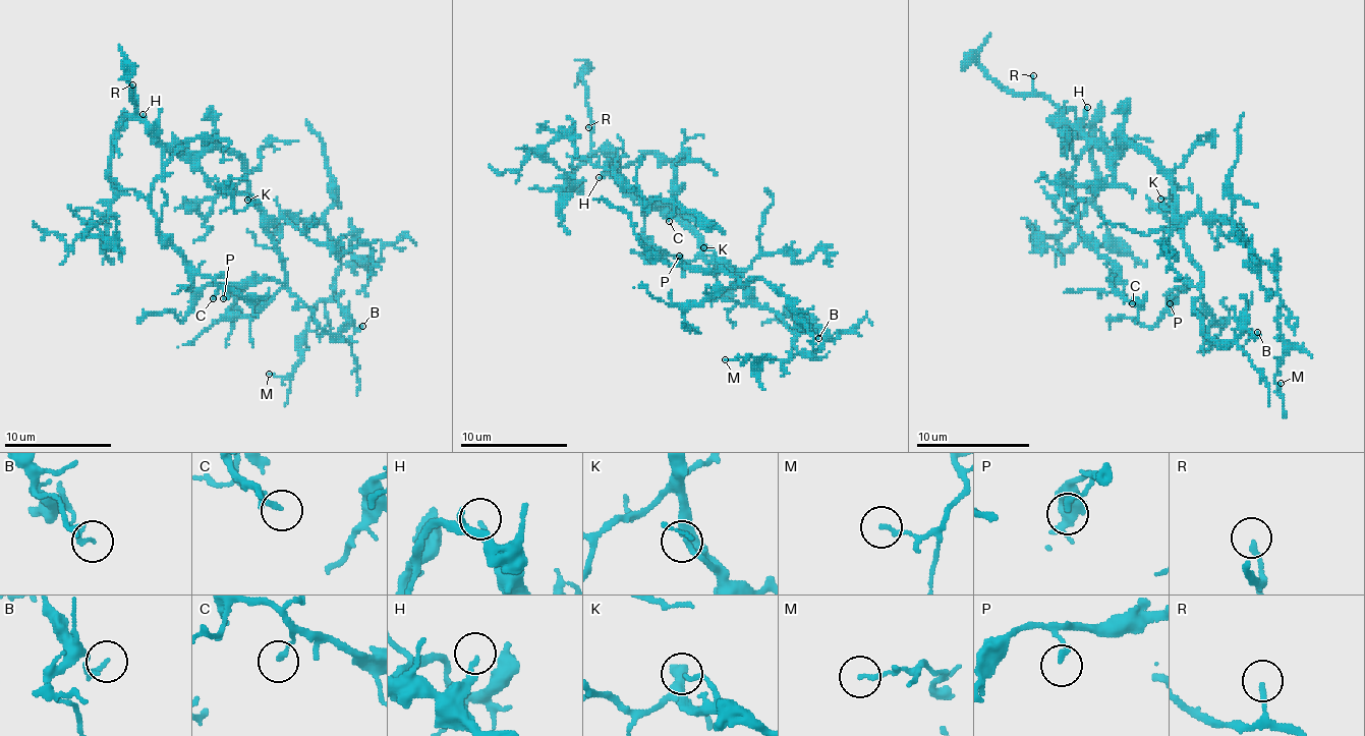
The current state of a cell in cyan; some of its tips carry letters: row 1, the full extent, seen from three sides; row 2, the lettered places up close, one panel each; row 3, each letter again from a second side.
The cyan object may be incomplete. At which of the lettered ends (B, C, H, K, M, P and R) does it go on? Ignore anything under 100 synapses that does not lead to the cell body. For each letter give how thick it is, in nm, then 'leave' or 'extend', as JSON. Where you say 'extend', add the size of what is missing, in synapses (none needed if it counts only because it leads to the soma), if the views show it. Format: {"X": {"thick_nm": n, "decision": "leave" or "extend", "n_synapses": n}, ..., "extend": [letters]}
{"B": {"thick_nm": 200, "decision": "leave"}, "C": {"thick_nm": 170, "decision": "leave"}, "H": {"thick_nm": 160, "decision": "leave"}, "K": {"thick_nm": 150, "decision": "leave"}, "M": {"thick_nm": 150, "decision": "leave"}, "P": {"thick_nm": 170, "decision": "leave"}, "R": {"thick_nm": 180, "decision": "leave"}, "extend": []}

